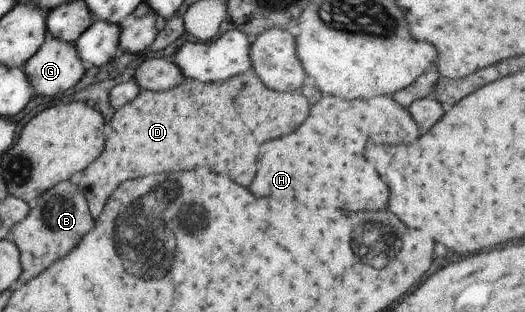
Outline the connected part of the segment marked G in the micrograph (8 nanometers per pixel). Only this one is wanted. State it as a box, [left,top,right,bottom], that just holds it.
[23,32,86,96]

